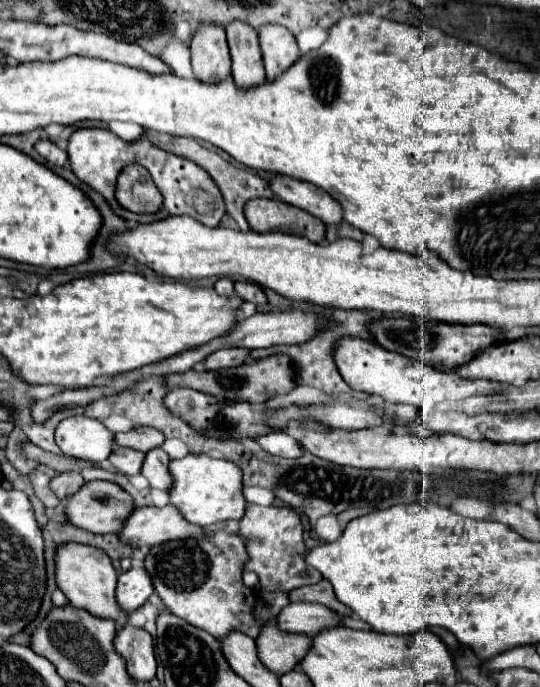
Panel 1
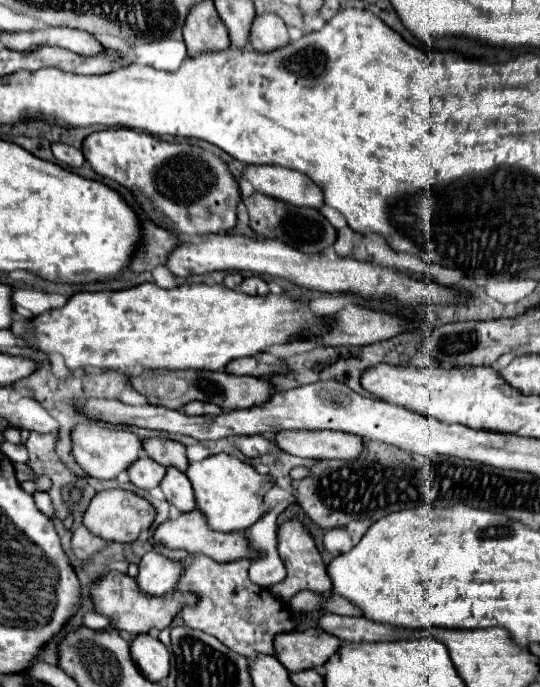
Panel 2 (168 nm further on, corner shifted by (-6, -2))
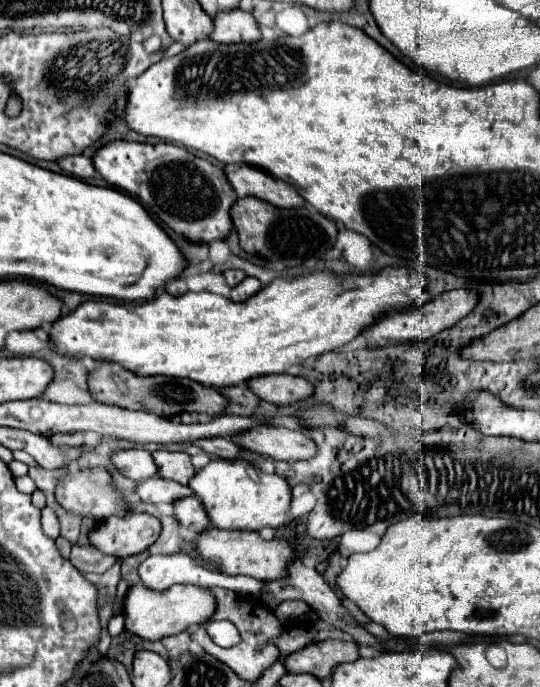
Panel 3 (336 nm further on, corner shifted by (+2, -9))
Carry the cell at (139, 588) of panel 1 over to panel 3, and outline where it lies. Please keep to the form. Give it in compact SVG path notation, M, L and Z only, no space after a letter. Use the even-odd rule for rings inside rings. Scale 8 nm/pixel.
M187 553L151 555L139 565L139 577L141 577L141 583L153 591L165 591L173 585L195 585L195 587L205 587L205 589L217 585L217 587L241 591L241 595L249 595L249 597L259 597L259 591L261 591L261 581L257 581L253 577L231 577L231 575L225 575L219 571L209 571L197 559L189 557Z

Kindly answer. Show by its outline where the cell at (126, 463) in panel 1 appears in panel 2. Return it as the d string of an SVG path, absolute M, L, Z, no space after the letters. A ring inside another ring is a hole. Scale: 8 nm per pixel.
M141 456L141 460L137 460L137 464L133 464L133 468L129 468L127 472L135 486L139 486L143 490L151 490L151 488L159 486L159 482L163 480L165 466L157 464L149 456Z

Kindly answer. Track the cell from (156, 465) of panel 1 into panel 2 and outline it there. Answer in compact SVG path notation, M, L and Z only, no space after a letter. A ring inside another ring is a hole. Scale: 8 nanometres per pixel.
M167 468L165 480L161 482L161 490L179 512L193 512L197 508L193 486L183 472L177 472L177 468Z

